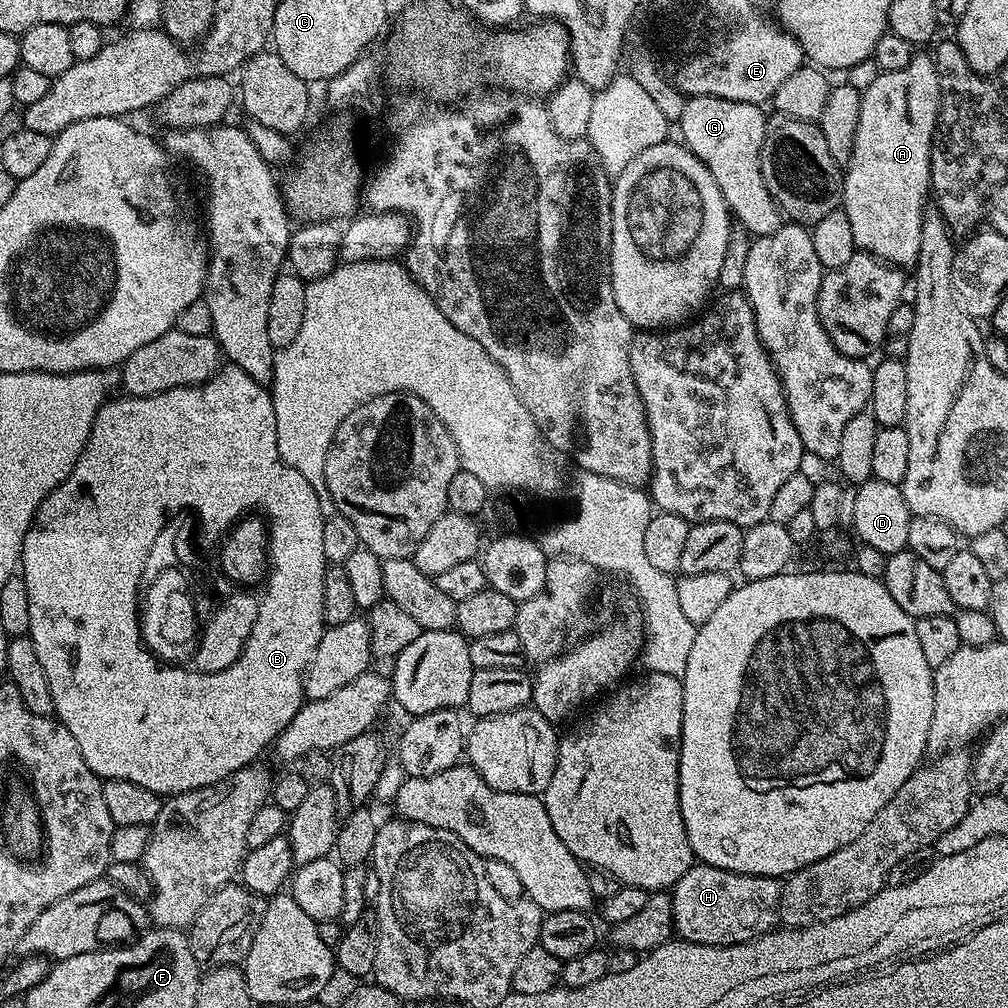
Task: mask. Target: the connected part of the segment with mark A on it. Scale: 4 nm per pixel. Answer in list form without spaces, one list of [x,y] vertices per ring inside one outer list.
[[[913,55],[910,66],[905,66],[903,70],[890,70],[880,72],[868,84],[868,89],[863,89],[860,101],[862,102],[862,114],[858,116],[858,130],[854,136],[854,150],[852,157],[848,159],[846,171],[844,172],[844,199],[842,210],[846,218],[850,218],[850,230],[854,234],[854,242],[861,252],[869,252],[876,259],[885,261],[893,268],[901,270],[915,269],[918,262],[918,245],[922,242],[922,218],[926,211],[924,195],[929,195],[932,187],[932,135],[936,132],[936,123],[940,113],[940,81],[941,73],[936,73],[936,64],[928,56]]]

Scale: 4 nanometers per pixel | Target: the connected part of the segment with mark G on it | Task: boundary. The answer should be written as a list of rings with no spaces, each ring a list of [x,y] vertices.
[[[690,96],[683,102],[684,109],[678,116],[678,122],[682,126],[683,145],[708,167],[710,174],[714,174],[714,182],[718,182],[718,190],[722,190],[722,198],[728,203],[729,213],[734,217],[735,223],[753,237],[774,234],[774,230],[786,223],[786,217],[774,202],[770,190],[766,190],[766,182],[762,178],[760,155],[766,131],[765,109],[759,104],[730,102],[726,98],[709,96]]]

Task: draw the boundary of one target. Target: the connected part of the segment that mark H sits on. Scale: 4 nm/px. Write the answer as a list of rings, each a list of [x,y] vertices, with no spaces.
[[[699,862],[693,863],[682,878],[672,885],[672,931],[691,944],[730,946],[756,940],[780,924],[780,903],[784,885],[774,876],[755,876],[722,870]]]

